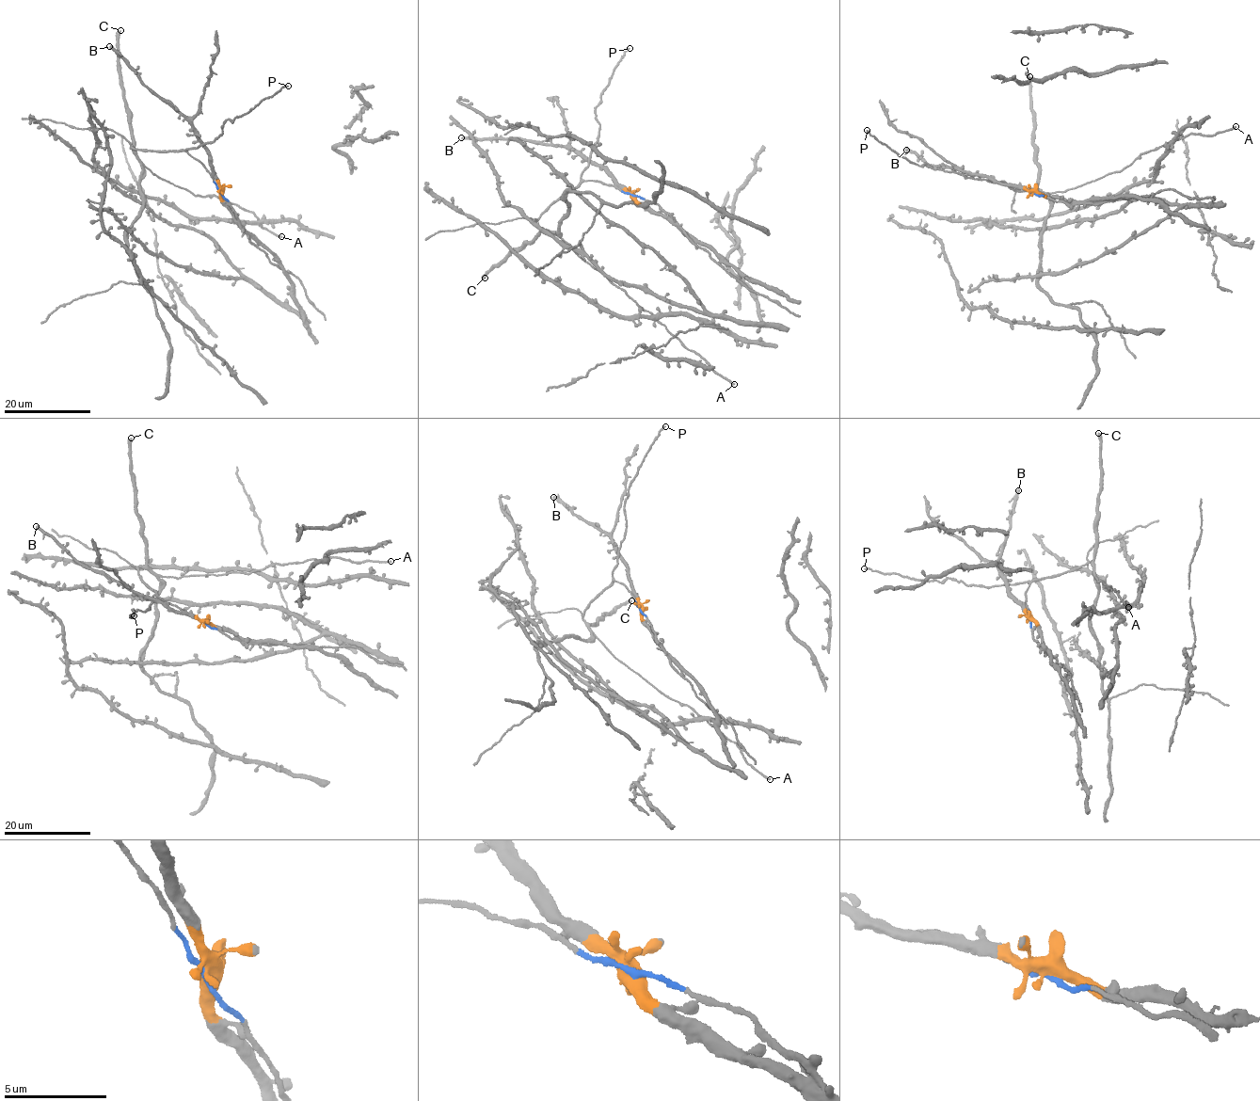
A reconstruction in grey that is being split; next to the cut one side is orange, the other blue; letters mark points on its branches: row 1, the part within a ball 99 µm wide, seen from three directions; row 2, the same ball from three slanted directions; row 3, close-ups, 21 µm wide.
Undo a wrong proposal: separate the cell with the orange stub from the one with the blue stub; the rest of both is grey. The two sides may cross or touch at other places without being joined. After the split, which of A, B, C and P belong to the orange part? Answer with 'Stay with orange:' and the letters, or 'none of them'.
Stay with orange: B

